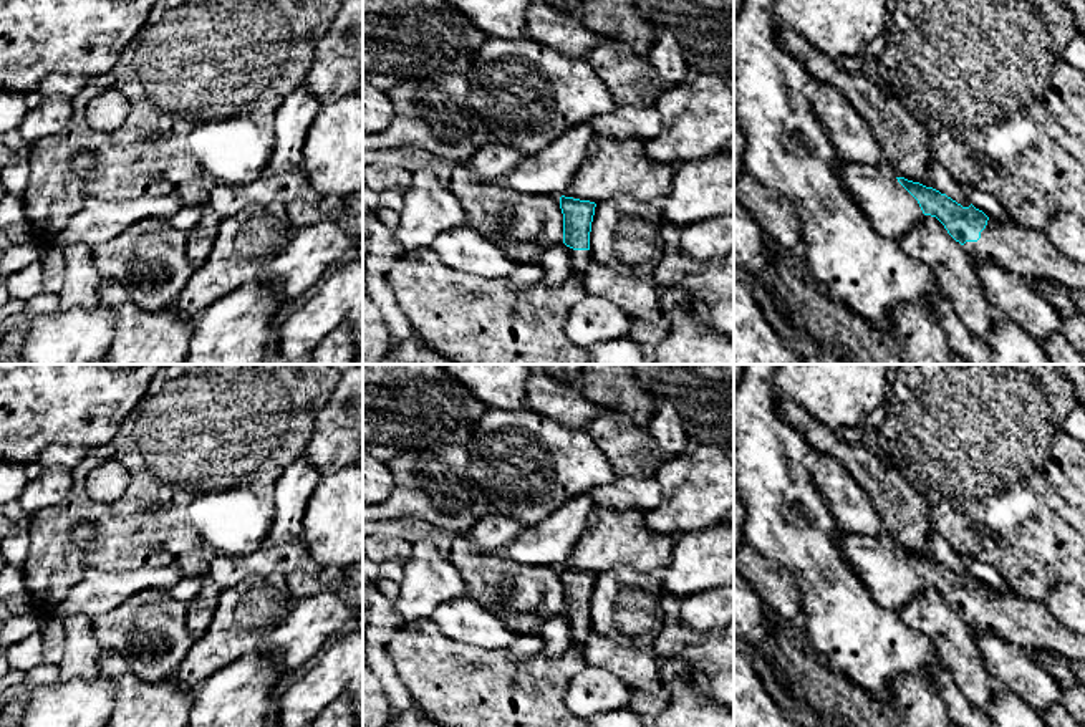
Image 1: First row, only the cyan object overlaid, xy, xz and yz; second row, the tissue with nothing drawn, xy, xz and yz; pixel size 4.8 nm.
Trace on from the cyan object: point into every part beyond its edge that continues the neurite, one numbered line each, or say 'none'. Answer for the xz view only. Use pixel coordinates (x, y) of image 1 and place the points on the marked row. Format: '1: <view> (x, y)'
1: xz (580, 259)

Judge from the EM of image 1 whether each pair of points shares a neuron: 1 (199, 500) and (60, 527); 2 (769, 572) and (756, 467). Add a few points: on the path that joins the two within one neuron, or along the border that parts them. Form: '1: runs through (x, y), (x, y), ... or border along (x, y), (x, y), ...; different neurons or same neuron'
1: runs through (164, 495), (143, 495), (126, 512), (95, 512); same neuron
2: border along (751, 545), (762, 555), (776, 560), (795, 585); different neurons

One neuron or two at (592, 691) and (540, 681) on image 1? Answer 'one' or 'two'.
two

